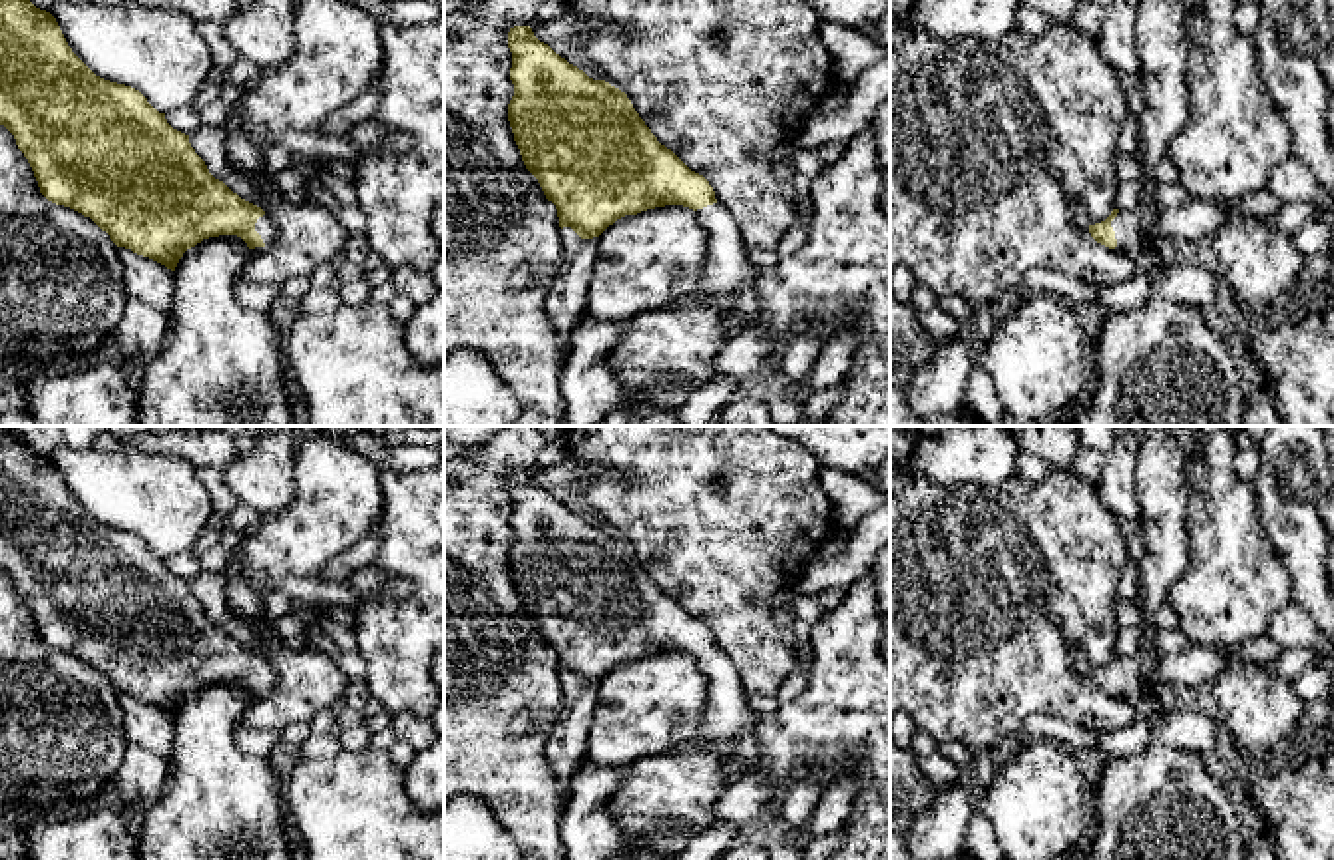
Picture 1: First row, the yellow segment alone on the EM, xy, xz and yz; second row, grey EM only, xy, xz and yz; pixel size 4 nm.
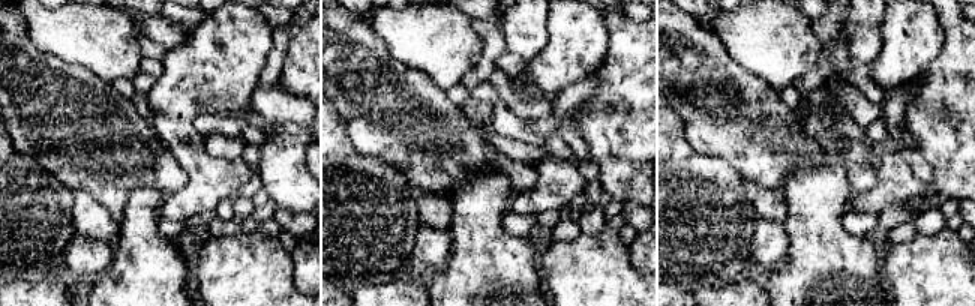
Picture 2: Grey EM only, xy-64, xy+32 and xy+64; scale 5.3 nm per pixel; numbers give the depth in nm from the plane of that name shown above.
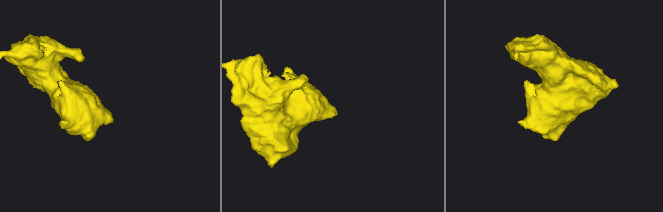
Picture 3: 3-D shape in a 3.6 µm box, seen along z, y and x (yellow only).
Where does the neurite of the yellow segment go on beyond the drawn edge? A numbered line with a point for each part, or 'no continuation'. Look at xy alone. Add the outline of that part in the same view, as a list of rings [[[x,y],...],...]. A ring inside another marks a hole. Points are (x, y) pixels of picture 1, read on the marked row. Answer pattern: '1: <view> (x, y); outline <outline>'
1: xy (265, 227); outline [[[267,215],[257,219],[255,231],[261,235],[265,245],[251,249],[251,253],[261,253],[263,249],[271,247],[279,233],[275,223]]]

